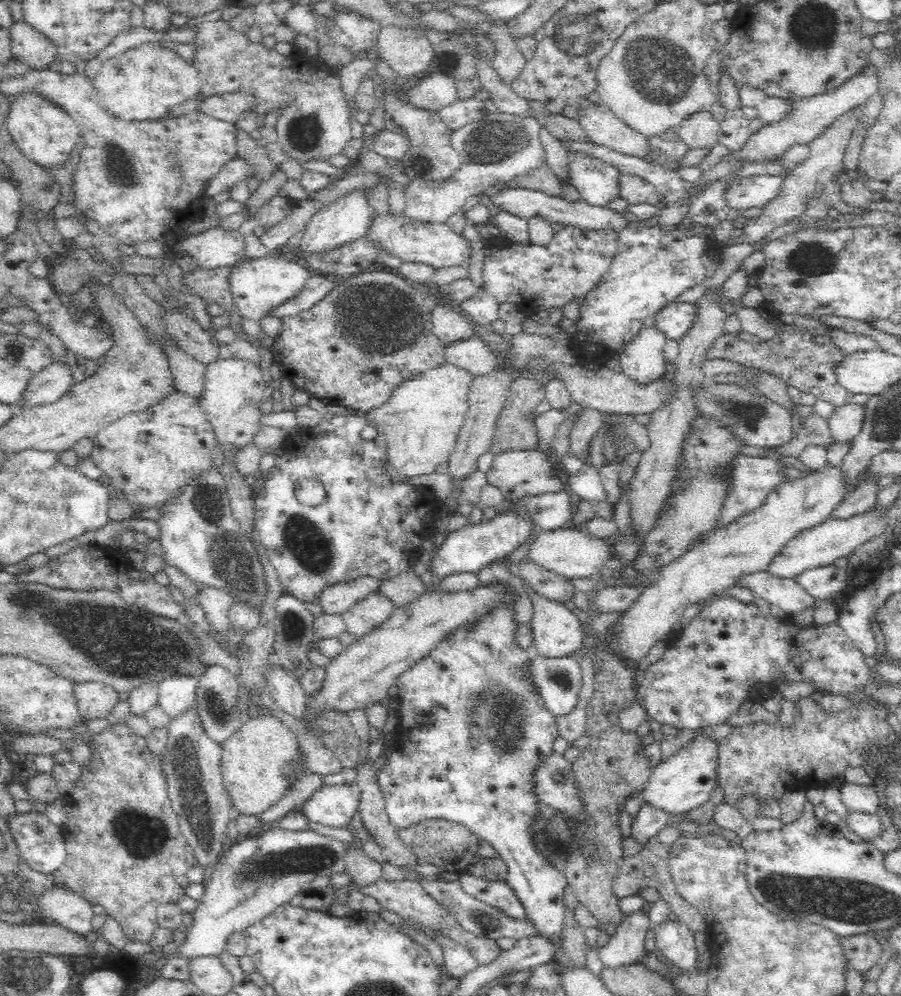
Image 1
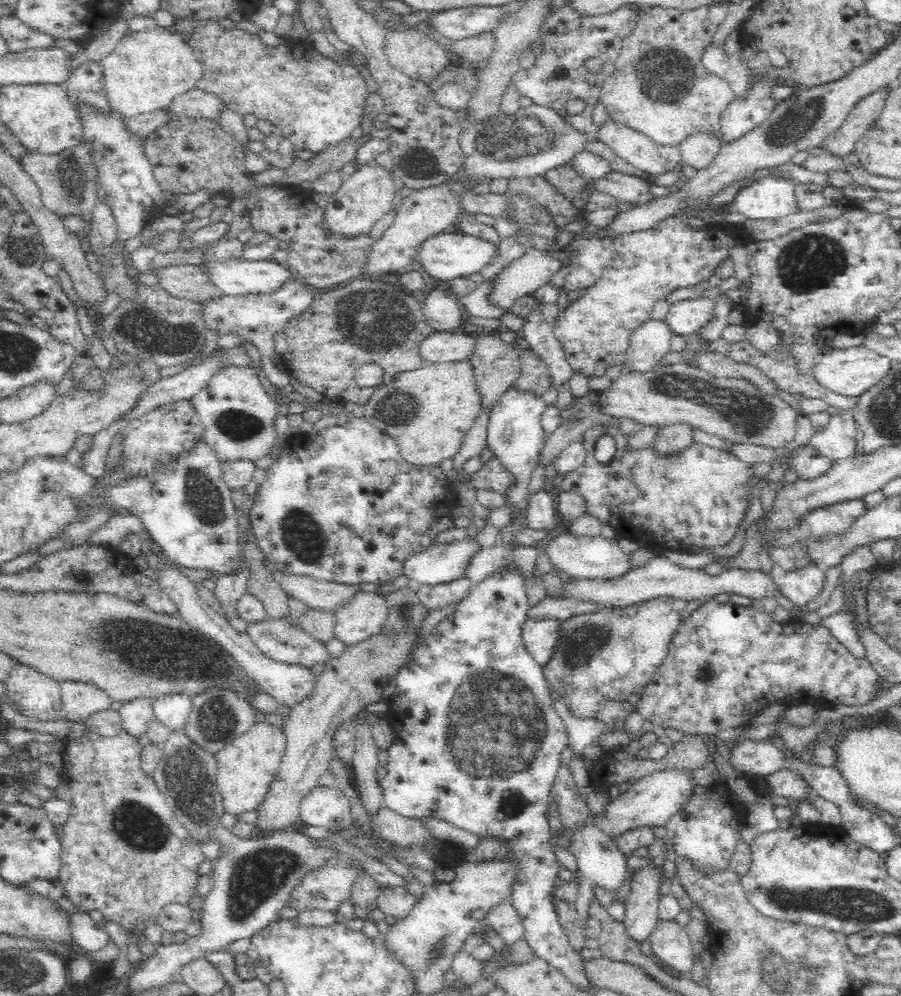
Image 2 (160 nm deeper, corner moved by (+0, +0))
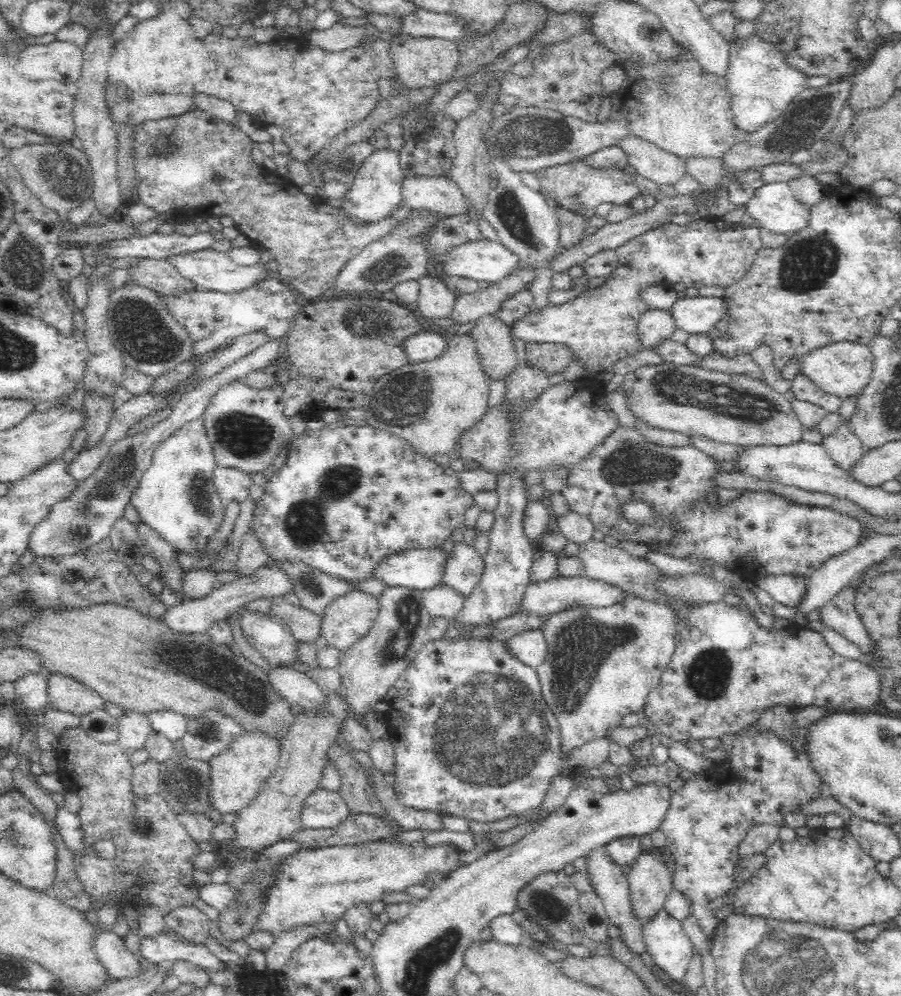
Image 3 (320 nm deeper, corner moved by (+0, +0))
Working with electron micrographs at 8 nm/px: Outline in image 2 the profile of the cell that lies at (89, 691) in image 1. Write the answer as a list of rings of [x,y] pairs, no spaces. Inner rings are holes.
[[[60,682],[60,692],[64,714],[74,722],[85,722],[91,714],[112,706],[112,697],[99,686],[90,683]]]

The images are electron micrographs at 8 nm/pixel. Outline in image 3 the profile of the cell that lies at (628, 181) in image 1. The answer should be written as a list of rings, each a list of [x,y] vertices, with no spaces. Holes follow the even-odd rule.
[[[578,160],[569,164],[546,167],[536,173],[541,192],[556,200],[561,207],[576,212],[576,214],[590,219],[596,215],[596,208],[603,202],[612,204],[625,204],[640,194],[638,185],[630,175],[625,174],[623,169],[604,168],[596,170],[584,165],[584,161]]]

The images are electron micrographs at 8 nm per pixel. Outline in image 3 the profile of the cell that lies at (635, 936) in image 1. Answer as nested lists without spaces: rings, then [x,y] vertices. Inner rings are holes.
[[[648,851],[632,864],[627,880],[632,917],[643,927],[663,910],[673,887],[672,876],[662,859],[656,858],[654,851]]]

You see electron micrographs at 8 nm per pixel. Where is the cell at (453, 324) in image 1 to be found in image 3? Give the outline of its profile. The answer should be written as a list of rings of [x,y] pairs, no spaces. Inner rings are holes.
[[[432,273],[418,279],[419,295],[414,305],[418,315],[440,320],[449,318],[454,310],[457,294],[450,291],[440,278]]]

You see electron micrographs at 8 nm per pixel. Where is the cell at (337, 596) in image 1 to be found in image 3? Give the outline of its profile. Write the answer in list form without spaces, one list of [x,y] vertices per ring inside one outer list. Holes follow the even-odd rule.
[[[266,565],[256,569],[250,576],[234,579],[223,584],[220,589],[214,589],[208,596],[182,600],[168,608],[162,619],[175,630],[185,634],[207,633],[210,625],[226,620],[228,614],[242,612],[245,604],[256,599],[269,599],[273,596],[283,596],[292,593],[292,577],[284,569],[276,565]]]

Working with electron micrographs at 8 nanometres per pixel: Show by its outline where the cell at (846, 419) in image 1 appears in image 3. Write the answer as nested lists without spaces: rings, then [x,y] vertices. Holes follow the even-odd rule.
[[[848,421],[840,424],[830,436],[824,436],[821,445],[842,470],[848,470],[866,451]]]

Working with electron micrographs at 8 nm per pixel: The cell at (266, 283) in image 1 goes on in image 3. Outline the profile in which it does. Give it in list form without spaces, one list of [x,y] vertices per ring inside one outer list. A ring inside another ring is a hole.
[[[210,249],[198,250],[188,254],[178,254],[168,258],[172,265],[178,267],[178,271],[186,278],[192,279],[196,283],[198,291],[216,291],[223,293],[242,292],[246,288],[256,286],[258,282],[268,279],[273,274],[266,270],[264,265],[255,264],[244,266],[234,262],[230,255]]]

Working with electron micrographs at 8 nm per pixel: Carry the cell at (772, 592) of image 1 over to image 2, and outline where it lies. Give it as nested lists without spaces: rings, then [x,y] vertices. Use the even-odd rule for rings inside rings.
[[[655,555],[646,564],[628,569],[626,574],[606,580],[577,580],[563,584],[563,593],[560,597],[582,597],[582,599],[594,599],[602,601],[608,606],[620,607],[644,602],[662,595],[670,595],[686,599],[686,602],[700,600],[700,598],[724,599],[726,596],[739,594],[750,599],[776,598],[783,596],[782,589],[771,573],[760,570],[740,569],[728,567],[725,572],[716,576],[710,576],[703,569],[690,569],[680,567],[670,561],[664,555]]]

